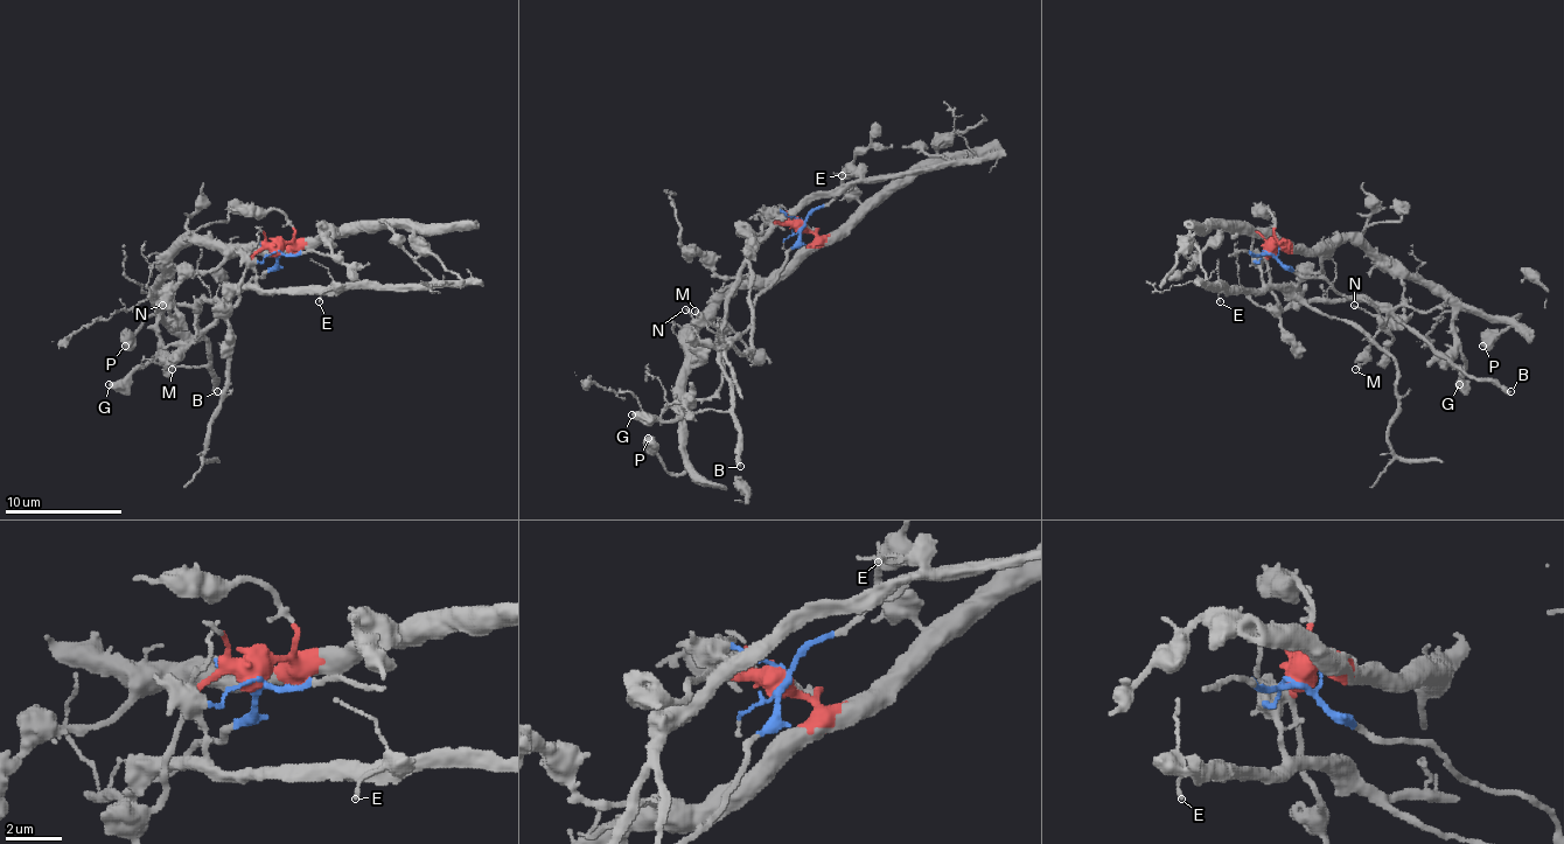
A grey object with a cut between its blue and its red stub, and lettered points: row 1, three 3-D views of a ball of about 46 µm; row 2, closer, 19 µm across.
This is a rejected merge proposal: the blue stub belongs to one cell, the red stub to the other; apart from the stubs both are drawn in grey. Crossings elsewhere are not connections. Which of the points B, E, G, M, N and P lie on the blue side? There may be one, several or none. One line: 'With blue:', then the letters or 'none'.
With blue: B, E, M

